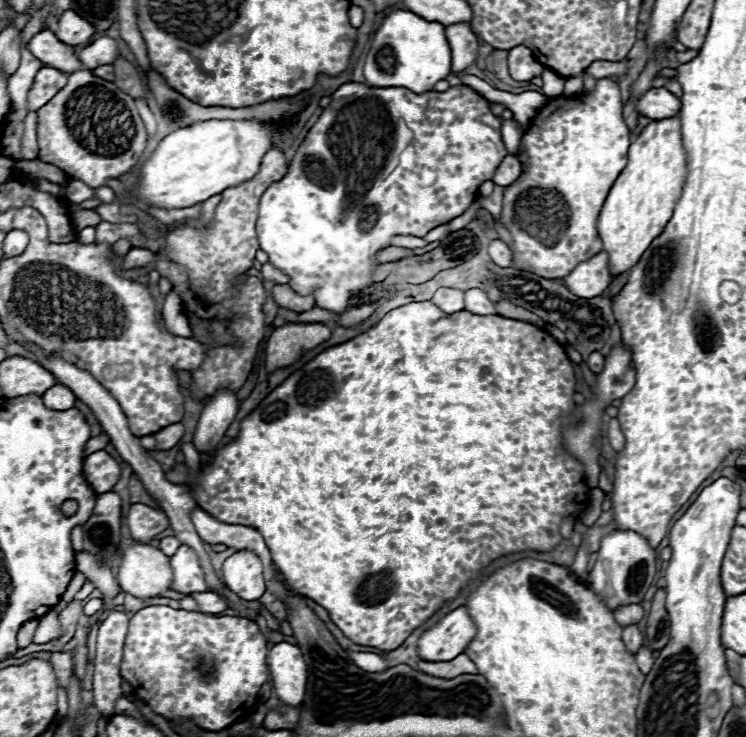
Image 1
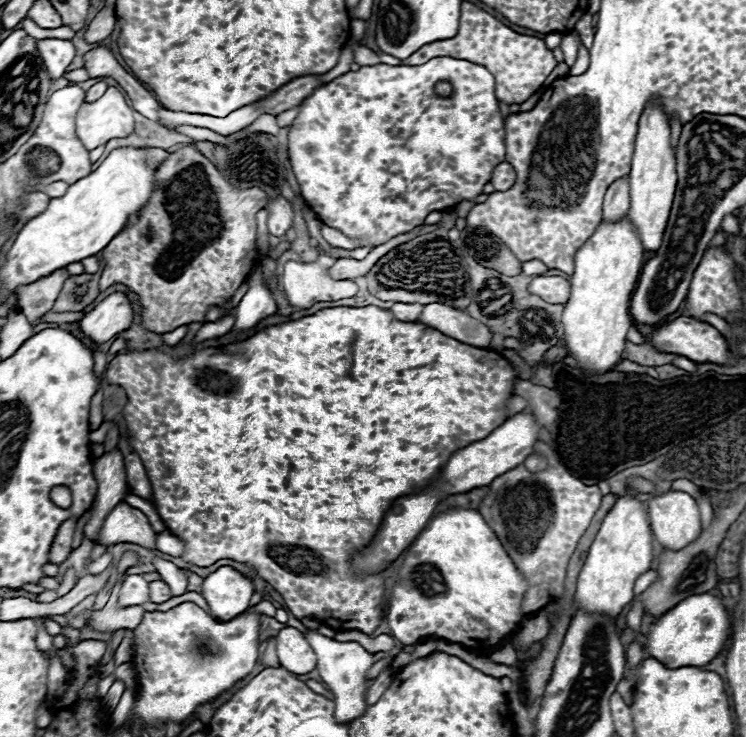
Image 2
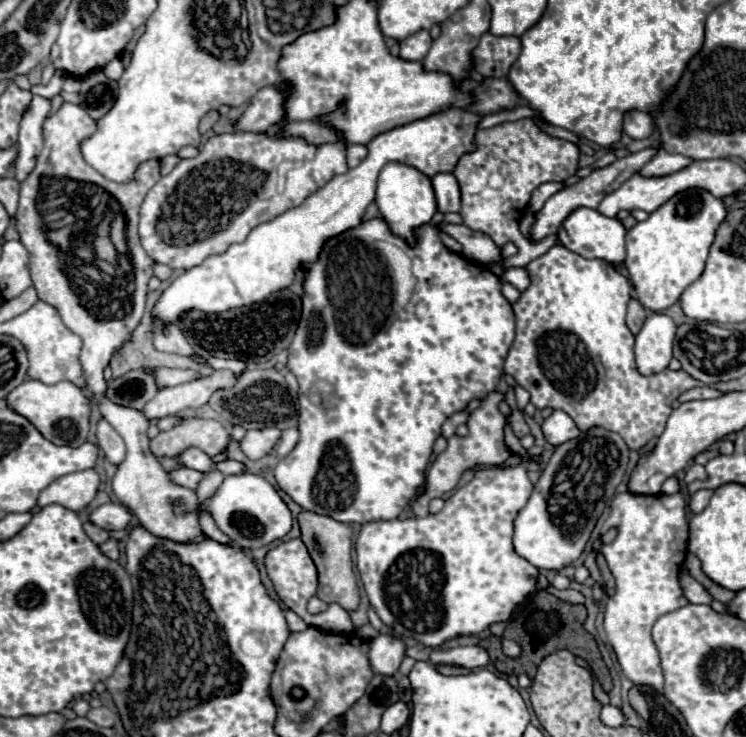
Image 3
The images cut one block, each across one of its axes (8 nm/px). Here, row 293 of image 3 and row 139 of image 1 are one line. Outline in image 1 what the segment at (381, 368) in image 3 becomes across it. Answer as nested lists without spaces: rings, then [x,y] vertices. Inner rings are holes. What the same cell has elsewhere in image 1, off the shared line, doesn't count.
[[[348,82],[344,86],[340,86],[334,94],[332,94],[332,102],[328,104],[328,108],[324,108],[322,116],[318,118],[318,122],[310,128],[310,132],[306,134],[306,138],[302,140],[302,144],[298,146],[288,172],[282,180],[274,182],[268,186],[268,190],[262,194],[260,198],[260,206],[258,206],[258,222],[256,222],[256,230],[258,230],[258,238],[260,238],[260,248],[268,254],[268,262],[272,266],[276,266],[278,270],[282,270],[286,276],[290,276],[290,286],[298,292],[298,294],[310,294],[314,296],[316,306],[322,306],[324,310],[330,310],[334,314],[342,314],[342,310],[346,310],[346,306],[350,306],[350,298],[354,294],[360,294],[366,286],[374,284],[374,272],[380,266],[376,262],[376,254],[380,254],[384,250],[384,246],[390,244],[390,240],[394,236],[426,236],[432,228],[458,218],[460,214],[464,214],[470,204],[476,200],[476,192],[478,186],[486,180],[492,180],[494,170],[500,166],[502,158],[508,156],[502,136],[500,136],[500,126],[502,120],[496,118],[490,112],[490,102],[480,96],[476,90],[472,90],[470,86],[462,86],[462,88],[450,88],[446,92],[424,92],[424,94],[414,94],[406,88],[370,88],[366,84],[356,84],[356,82]],[[398,120],[404,120],[408,124],[408,128],[414,132],[414,140],[410,142],[410,146],[406,150],[402,150],[398,154],[398,164],[390,174],[382,174],[382,164],[384,164],[384,156],[378,156],[378,146],[376,146],[376,134],[388,134],[388,126],[394,126]]]

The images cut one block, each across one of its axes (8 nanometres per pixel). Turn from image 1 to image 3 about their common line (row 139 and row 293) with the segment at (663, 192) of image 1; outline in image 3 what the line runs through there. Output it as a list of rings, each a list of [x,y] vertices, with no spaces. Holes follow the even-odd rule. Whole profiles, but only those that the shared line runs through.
[[[688,188],[654,210],[648,220],[638,222],[632,230],[628,230],[624,266],[632,278],[636,298],[646,310],[666,310],[680,300],[682,292],[694,280],[698,280],[704,272],[714,232],[726,214],[726,206],[720,198],[710,196],[710,192],[702,188]]]

